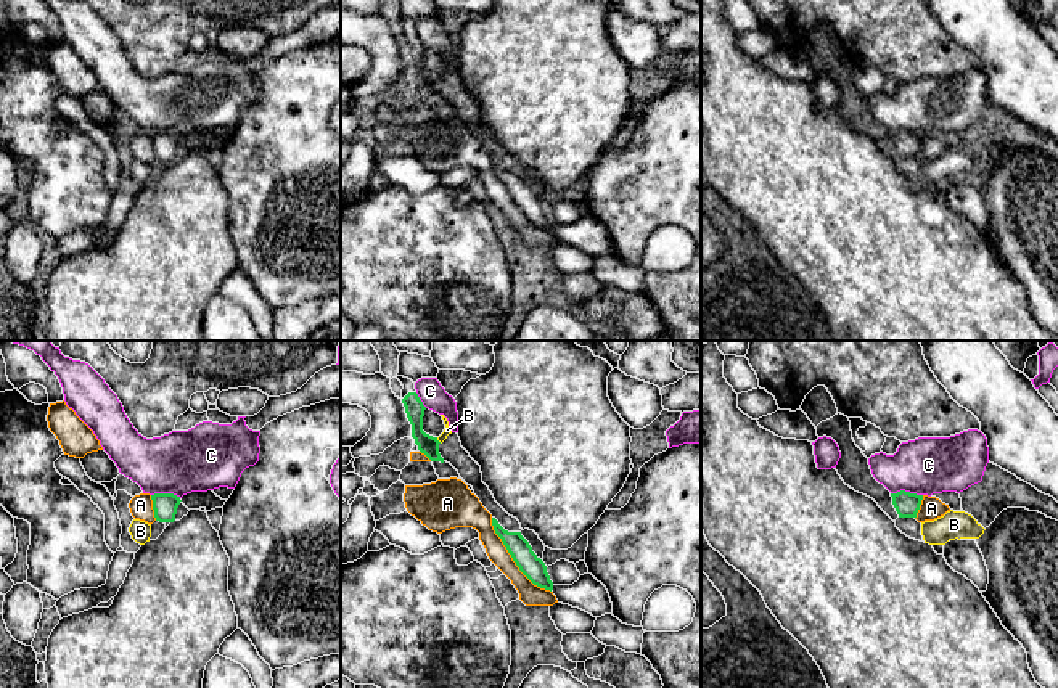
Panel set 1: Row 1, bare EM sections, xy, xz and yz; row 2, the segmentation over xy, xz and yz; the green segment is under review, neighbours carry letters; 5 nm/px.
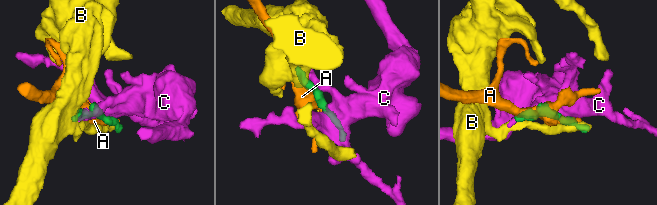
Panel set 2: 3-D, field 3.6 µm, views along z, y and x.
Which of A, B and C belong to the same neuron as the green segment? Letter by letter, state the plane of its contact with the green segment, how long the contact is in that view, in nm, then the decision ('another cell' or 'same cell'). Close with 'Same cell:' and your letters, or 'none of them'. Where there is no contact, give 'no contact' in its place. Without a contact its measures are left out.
A: meets green in xz; contact 480 nm long; another cell
B: meets green in xz; contact 40 nm long; another cell
C: meets green in yz; contact 160 nm long; another cell
Same cell: none of them

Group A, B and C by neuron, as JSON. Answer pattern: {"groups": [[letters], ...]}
{"groups": [["A"], ["B"], ["C"]]}

